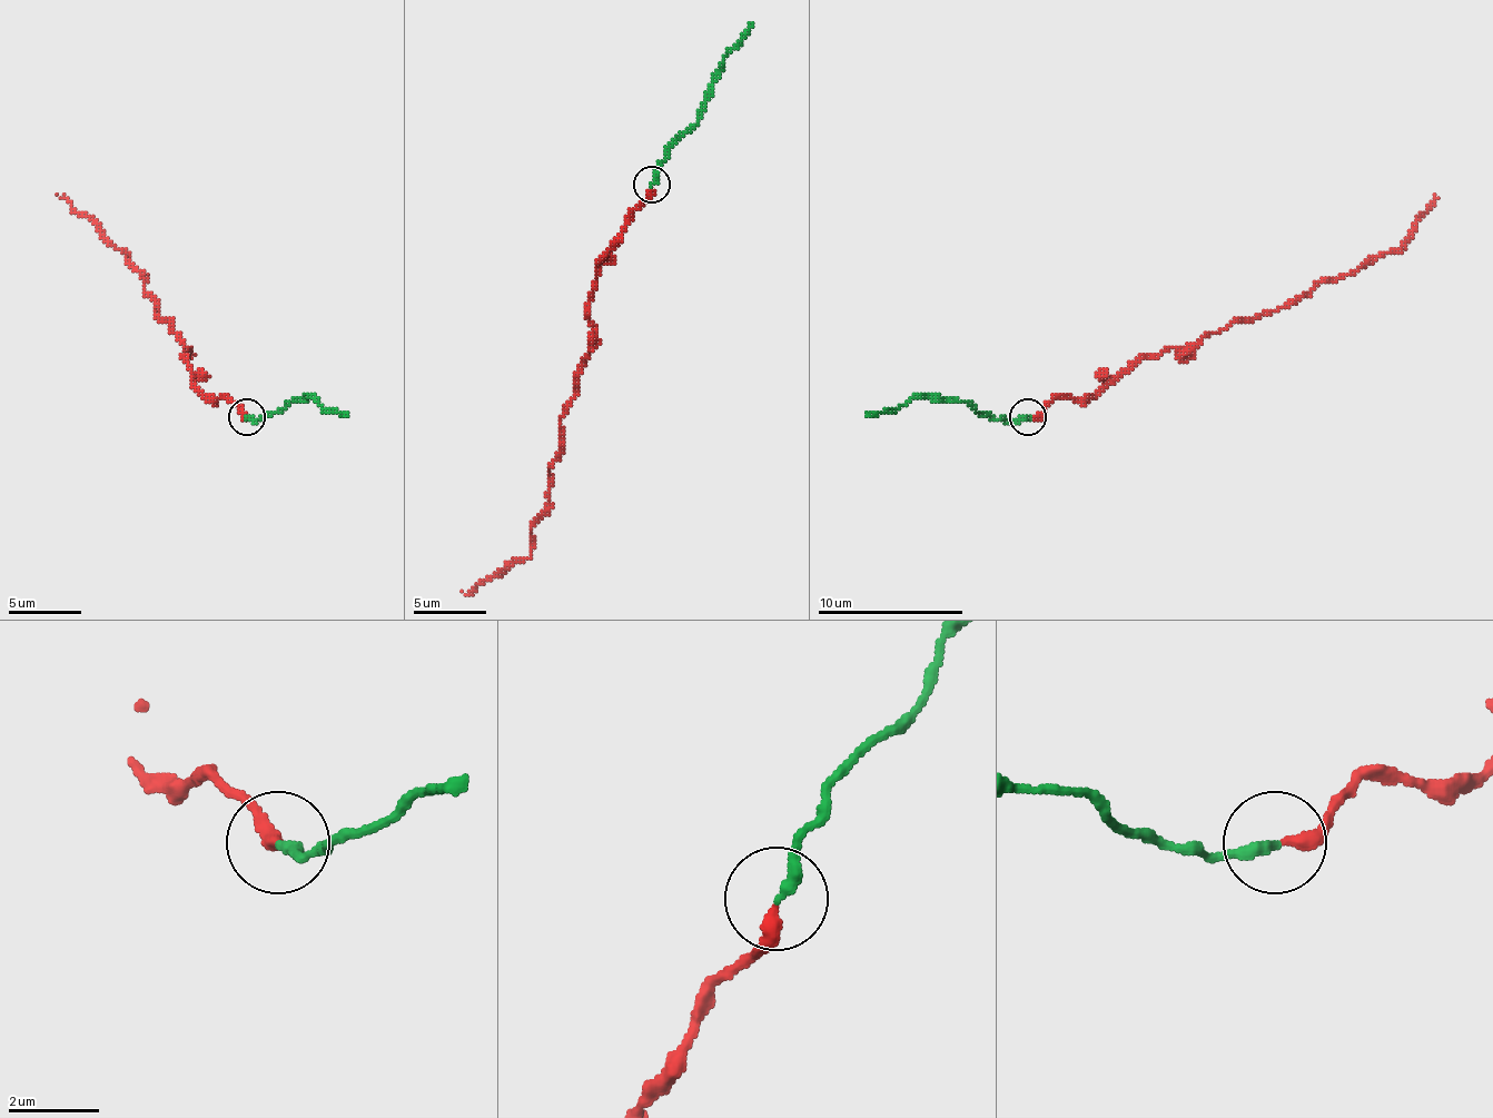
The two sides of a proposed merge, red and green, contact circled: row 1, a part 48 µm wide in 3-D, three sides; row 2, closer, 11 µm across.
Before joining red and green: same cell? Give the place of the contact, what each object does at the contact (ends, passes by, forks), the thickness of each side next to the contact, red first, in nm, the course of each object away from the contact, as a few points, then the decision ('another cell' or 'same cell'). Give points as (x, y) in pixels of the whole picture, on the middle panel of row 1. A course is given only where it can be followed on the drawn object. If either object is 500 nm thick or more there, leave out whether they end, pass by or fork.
(652, 184) | red ends | green ends | 320/260 nm | red via (651, 187), (596, 267), (592, 350), (560, 419), (531, 554), (462, 591) | green via (651, 184), (669, 150), (698, 121), (712, 73), (752, 23) | another cell

